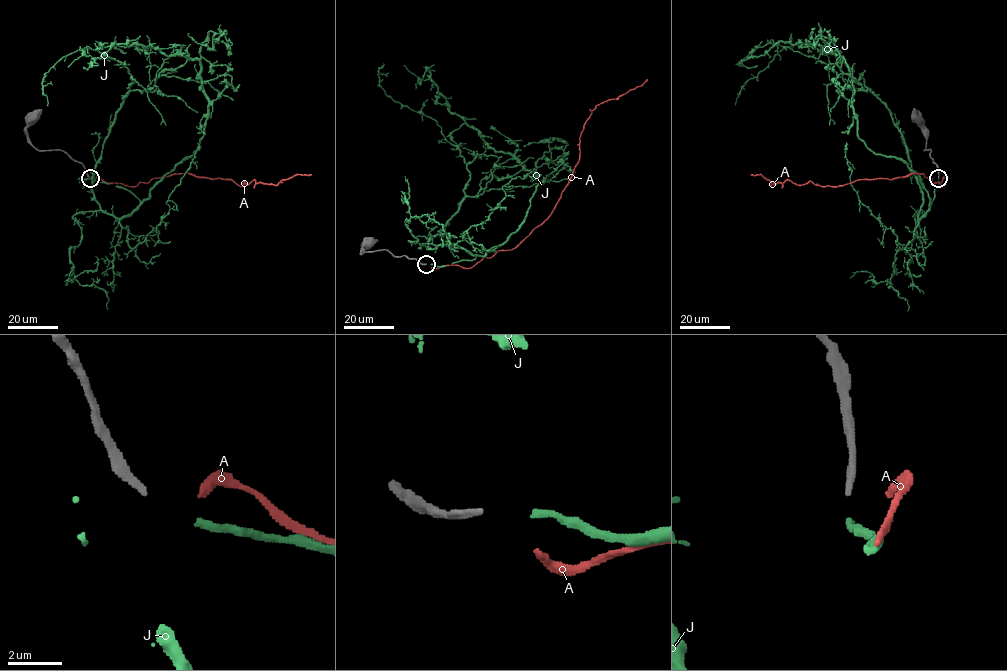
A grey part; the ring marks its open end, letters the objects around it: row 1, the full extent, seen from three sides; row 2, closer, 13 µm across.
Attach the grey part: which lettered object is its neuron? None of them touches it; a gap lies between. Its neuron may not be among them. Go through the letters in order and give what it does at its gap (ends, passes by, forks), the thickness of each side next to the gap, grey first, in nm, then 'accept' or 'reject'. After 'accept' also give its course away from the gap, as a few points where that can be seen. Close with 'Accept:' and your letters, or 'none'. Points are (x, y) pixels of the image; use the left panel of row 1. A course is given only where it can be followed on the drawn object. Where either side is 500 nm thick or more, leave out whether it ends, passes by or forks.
A: it ends; calibres 240 and 260 nm; reject
J: it ends; calibres 240 and 280 nm; accept; course (95, 180), (139, 204), (113, 217), (92, 190), (128, 69), (78, 50), (44, 77), (47, 106)
Accept: J

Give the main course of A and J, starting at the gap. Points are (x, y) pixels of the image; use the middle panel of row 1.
A: (431, 267), (471, 268), (498, 250), (515, 248), (551, 214), (579, 161), (579, 137), (592, 111), (647, 79)
J: (431, 264), (475, 258), (455, 245), (428, 247), (458, 210), (470, 172), (434, 120), (387, 96), (383, 63)

